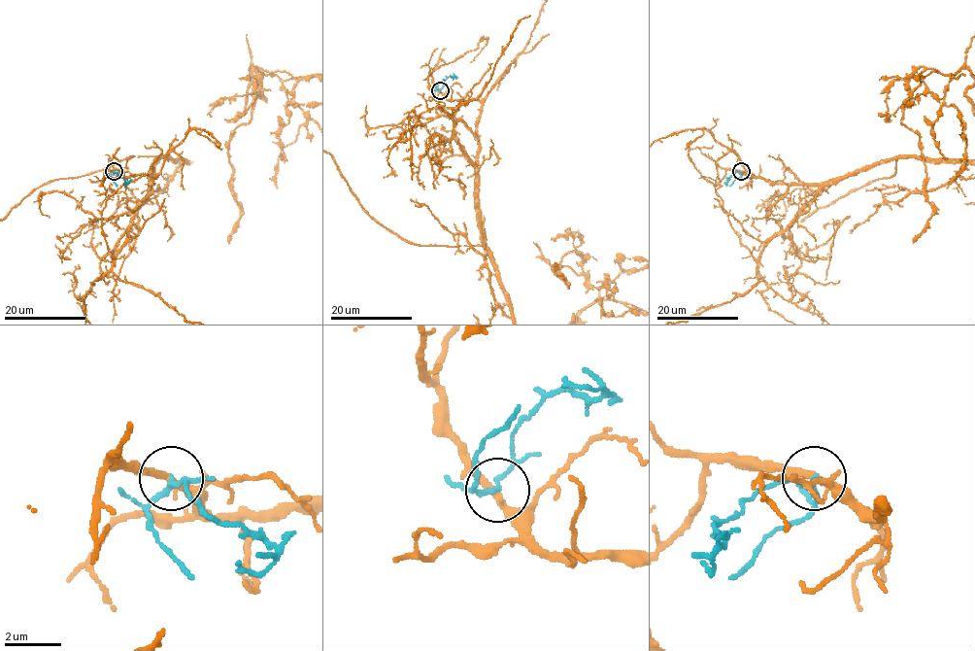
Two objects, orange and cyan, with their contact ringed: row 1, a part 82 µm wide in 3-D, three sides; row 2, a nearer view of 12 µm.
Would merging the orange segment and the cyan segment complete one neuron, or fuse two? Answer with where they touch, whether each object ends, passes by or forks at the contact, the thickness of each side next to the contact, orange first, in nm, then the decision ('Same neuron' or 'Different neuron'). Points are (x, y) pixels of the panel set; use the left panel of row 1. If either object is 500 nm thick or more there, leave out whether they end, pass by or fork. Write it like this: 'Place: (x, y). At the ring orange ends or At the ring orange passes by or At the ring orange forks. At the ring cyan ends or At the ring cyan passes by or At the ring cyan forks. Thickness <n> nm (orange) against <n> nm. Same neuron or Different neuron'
Place: (114, 171). At the ring orange passes by. At the ring cyan passes by. Thickness 240 nm (orange) against 160 nm. Different neuron

